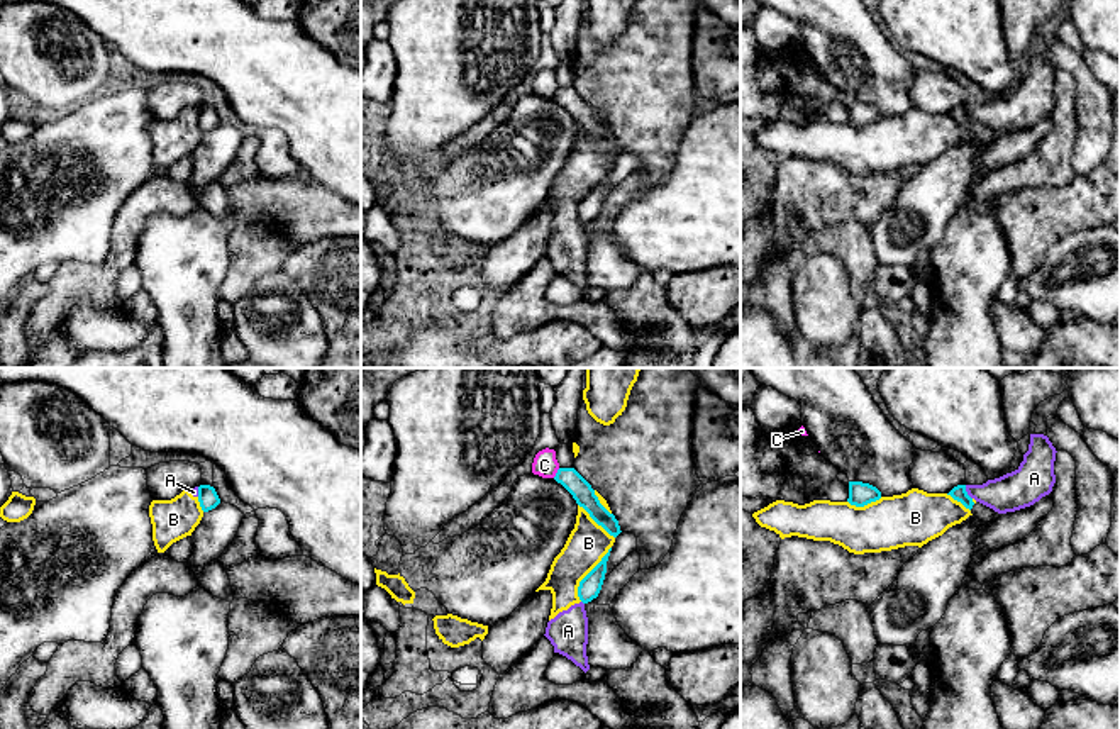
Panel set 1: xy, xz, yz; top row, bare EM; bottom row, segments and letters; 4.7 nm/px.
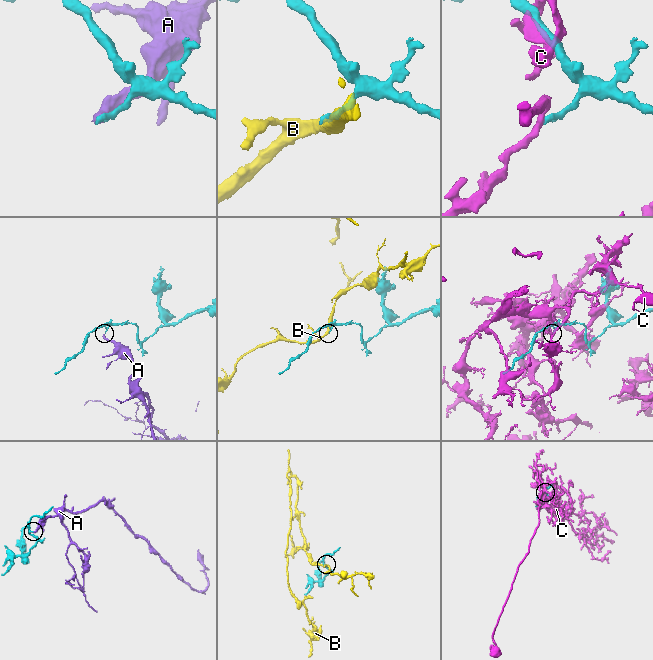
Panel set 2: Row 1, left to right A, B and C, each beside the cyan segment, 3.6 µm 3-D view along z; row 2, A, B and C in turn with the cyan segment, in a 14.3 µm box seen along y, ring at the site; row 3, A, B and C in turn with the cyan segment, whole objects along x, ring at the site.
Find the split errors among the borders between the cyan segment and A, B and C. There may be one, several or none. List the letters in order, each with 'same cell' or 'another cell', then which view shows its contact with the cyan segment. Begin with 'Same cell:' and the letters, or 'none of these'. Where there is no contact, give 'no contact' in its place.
Same cell: none of these
A: another cell; contact in yz
B: another cell; contact in xz
C: another cell; contact in xz

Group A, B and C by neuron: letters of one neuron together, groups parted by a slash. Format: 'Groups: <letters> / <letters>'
Groups: A B / C

